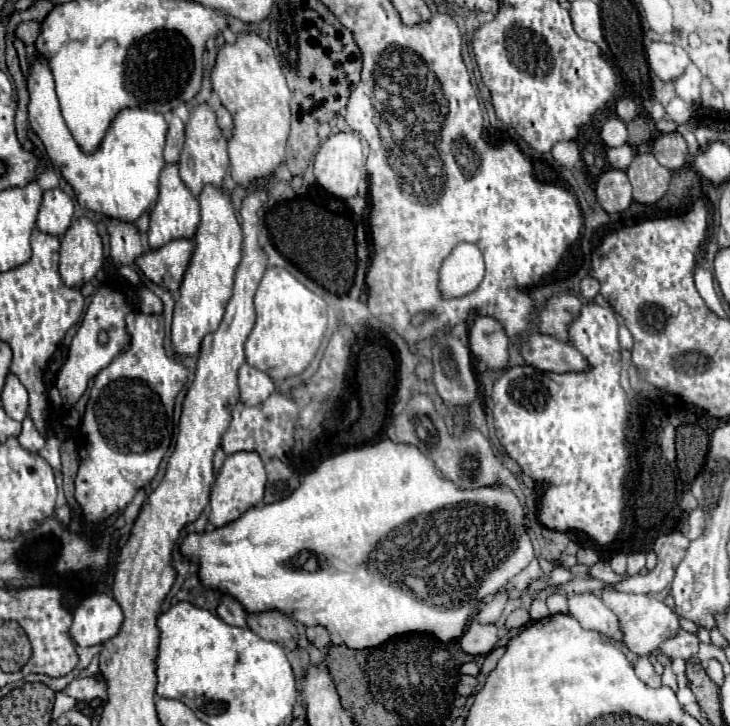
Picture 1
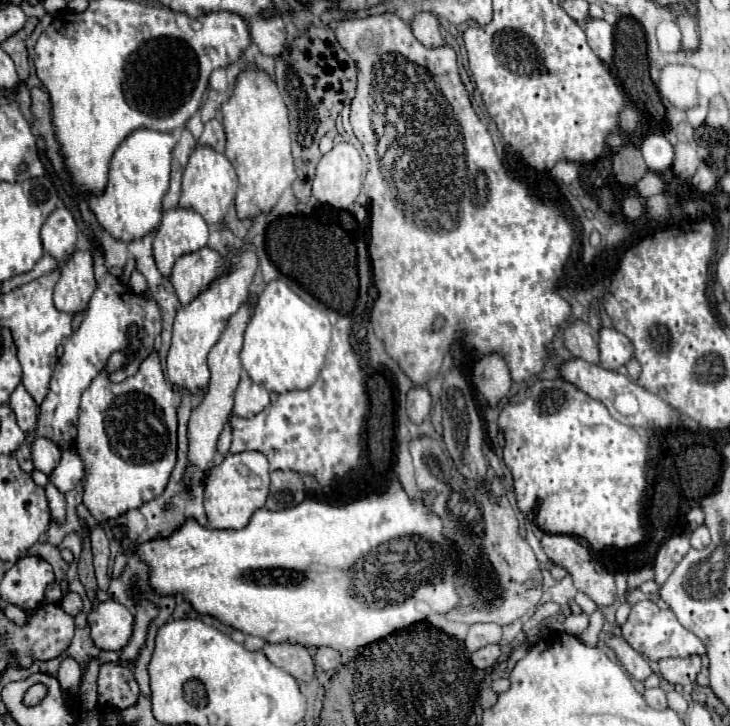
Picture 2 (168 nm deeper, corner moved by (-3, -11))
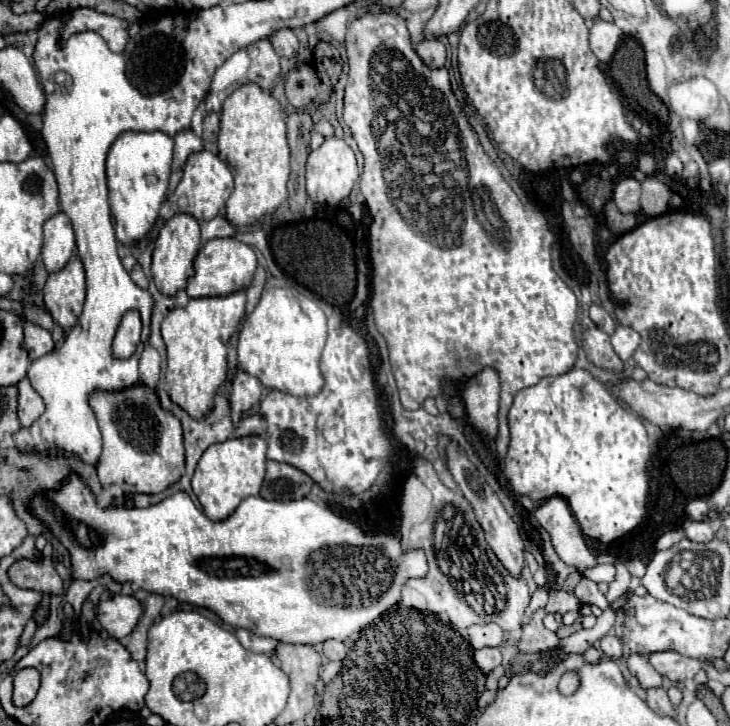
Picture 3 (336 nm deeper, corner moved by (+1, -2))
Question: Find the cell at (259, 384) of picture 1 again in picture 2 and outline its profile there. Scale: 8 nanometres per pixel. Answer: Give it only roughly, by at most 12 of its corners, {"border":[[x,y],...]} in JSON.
{"border":[[241,377],[233,415],[253,417],[269,405],[269,391]]}

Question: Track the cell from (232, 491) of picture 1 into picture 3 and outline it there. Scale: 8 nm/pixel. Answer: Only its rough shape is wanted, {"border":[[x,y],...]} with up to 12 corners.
{"border":[[229,438],[205,450],[191,486],[213,522],[259,494],[267,444]]}

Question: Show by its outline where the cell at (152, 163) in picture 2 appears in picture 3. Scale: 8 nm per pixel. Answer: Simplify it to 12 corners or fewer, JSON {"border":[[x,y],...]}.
{"border":[[125,132],[107,154],[121,244],[153,228],[169,186],[173,138]]}

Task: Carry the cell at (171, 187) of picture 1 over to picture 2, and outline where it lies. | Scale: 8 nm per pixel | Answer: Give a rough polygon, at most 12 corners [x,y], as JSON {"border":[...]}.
{"border":[[191,209],[165,211],[153,257],[169,279],[175,261],[203,249],[209,229]]}

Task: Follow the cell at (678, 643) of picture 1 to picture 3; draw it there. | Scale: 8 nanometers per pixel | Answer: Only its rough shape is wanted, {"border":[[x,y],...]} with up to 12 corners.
{"border":[[655,652],[649,662],[671,682],[685,682],[705,666],[679,652]]}

